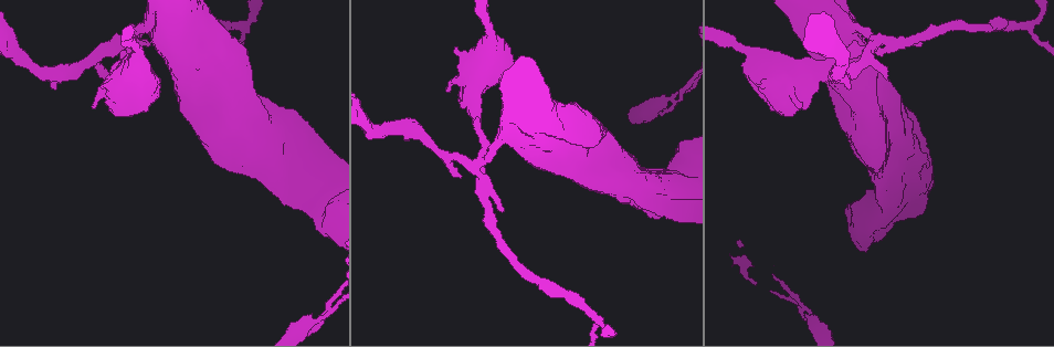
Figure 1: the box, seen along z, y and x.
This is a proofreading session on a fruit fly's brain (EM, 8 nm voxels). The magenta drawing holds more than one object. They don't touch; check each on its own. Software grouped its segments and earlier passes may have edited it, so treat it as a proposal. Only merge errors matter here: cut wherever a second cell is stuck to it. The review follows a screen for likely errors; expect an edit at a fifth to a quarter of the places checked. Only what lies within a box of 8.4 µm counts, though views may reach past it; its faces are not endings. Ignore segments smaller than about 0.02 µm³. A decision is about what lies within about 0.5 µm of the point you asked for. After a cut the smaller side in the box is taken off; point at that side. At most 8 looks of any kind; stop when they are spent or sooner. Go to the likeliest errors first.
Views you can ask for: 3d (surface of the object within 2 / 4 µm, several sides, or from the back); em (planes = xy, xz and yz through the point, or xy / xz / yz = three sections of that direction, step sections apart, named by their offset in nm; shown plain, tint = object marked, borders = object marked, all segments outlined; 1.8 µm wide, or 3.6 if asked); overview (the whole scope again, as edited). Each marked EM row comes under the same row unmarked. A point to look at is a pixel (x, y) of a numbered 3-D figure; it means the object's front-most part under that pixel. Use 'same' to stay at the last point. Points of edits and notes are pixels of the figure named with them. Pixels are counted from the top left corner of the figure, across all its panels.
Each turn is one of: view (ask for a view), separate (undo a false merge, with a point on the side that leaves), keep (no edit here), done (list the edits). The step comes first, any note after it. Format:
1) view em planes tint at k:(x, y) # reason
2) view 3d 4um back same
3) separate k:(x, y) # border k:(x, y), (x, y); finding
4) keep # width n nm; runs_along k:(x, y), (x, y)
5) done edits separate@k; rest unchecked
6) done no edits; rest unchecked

view em planes tint at 1:(873, 39) # thick turns thin

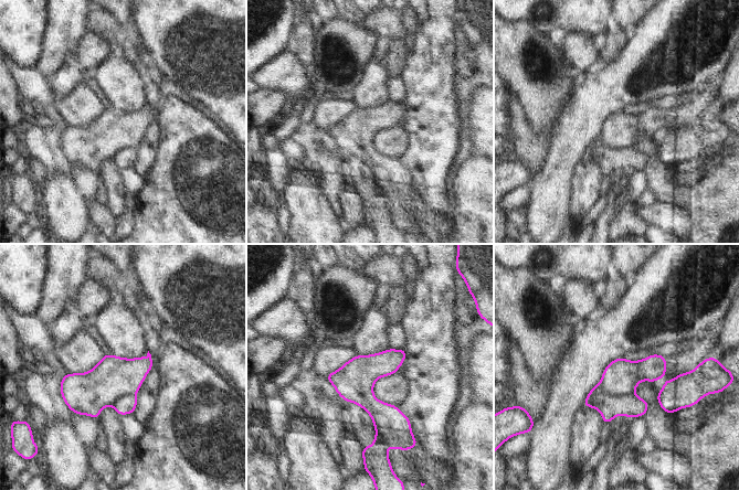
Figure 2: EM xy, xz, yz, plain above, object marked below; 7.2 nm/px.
separate 2:(609, 405) # border 2:(600, 383), (613, 394), (633, 393); a second cell is stuck on

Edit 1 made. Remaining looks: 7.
view em yz step 8 tint at 1:(666, 105) # sudden change in width

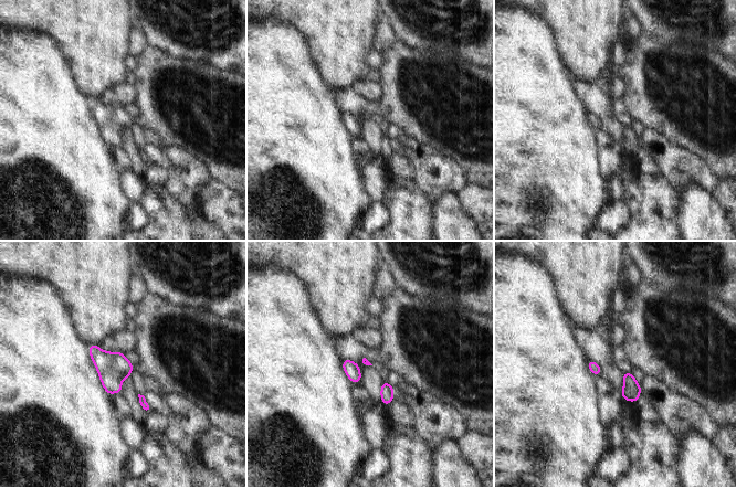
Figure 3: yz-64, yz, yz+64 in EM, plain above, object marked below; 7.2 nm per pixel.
view em planes tint same # cut it another way

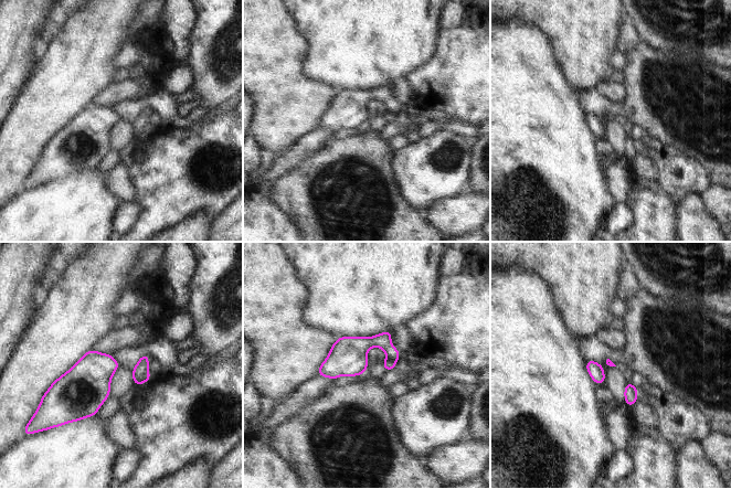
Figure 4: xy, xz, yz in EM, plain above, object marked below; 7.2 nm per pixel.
separate 4:(388, 364) # width 110 nm; border 4:(387, 357), (394, 363); a second cell is stuck on

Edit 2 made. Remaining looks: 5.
view em 3.6um xz step 16 tint at 1:(225, 153) # sudden change in width

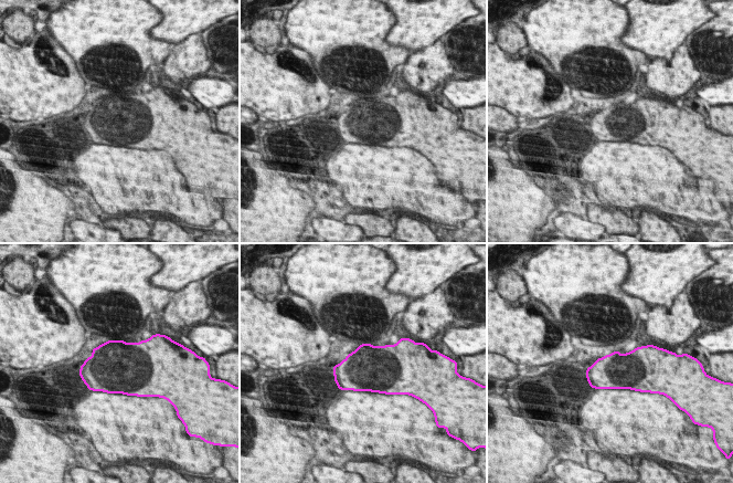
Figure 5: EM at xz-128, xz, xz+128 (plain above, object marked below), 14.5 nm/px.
view em 3.6um planes borders same # cut it another way

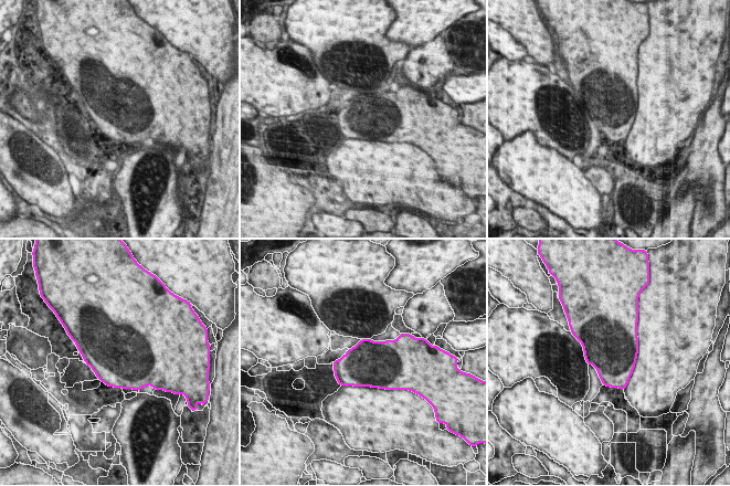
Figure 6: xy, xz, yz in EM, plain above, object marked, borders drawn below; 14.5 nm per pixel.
keep # all the same cell

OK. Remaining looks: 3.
done edits separate@2, separate@4; rest unchecked

